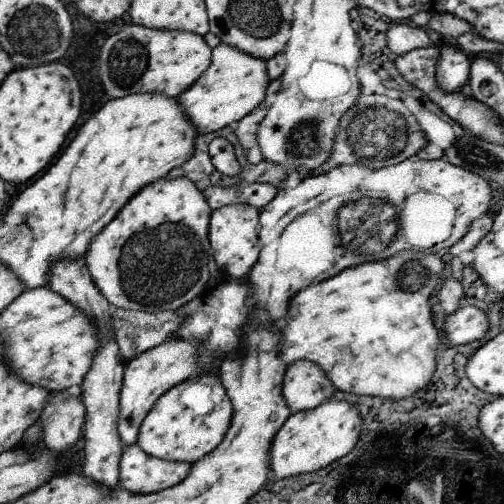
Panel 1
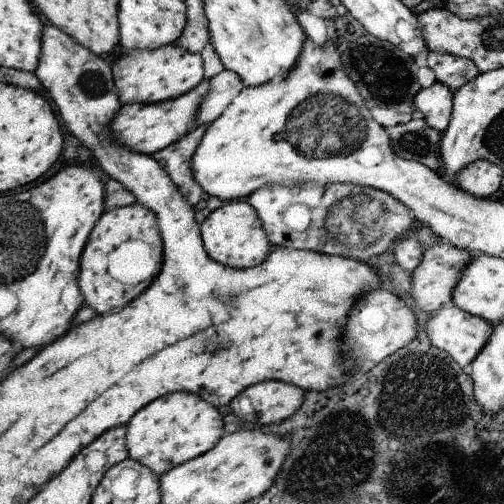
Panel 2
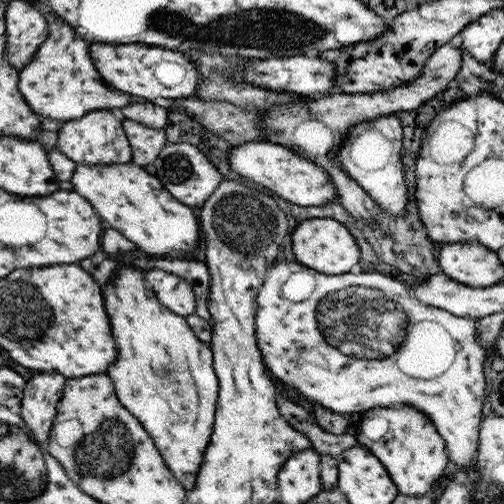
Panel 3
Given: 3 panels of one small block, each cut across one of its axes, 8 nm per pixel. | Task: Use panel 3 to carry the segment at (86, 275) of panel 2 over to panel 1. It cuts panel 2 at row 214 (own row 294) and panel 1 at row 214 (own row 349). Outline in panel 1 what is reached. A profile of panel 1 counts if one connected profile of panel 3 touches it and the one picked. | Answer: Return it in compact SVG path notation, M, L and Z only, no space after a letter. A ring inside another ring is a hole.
M189 178L151 182L123 206L123 214L91 242L85 266L111 308L175 312L195 300L209 282L207 256L211 206Z

